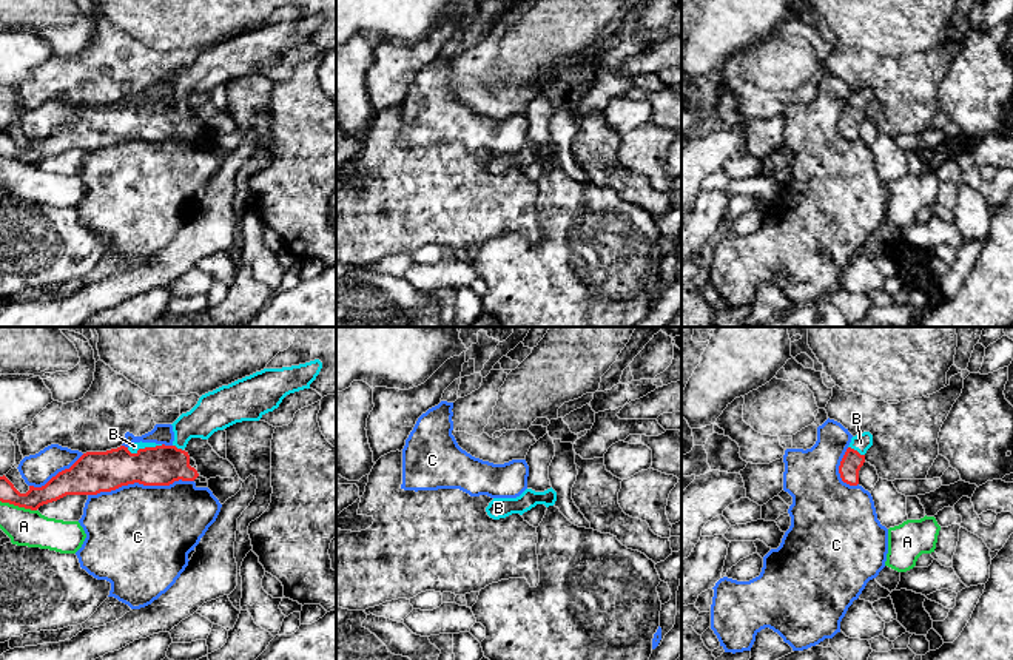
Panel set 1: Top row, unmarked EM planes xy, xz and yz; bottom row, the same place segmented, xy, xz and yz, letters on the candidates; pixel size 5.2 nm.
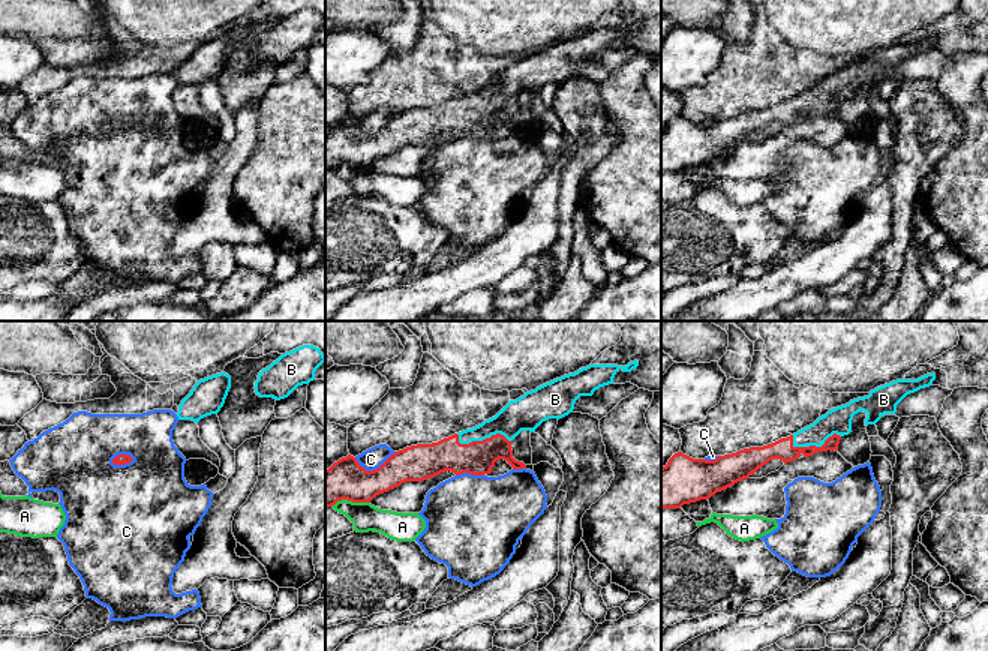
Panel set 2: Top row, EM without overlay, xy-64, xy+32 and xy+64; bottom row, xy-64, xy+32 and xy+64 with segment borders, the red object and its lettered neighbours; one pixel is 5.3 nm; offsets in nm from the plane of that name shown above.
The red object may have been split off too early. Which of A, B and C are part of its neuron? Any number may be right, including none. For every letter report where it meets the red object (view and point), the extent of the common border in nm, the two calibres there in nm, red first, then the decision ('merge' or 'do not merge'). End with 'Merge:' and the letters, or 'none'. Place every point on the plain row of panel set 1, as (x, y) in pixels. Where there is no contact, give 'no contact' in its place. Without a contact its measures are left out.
A: contact xy (19, 161); length 200 nm; calibres 120 and 190 nm; do not merge
B: contact xy (145, 102); length 190 nm; calibres 200 and 50 nm; merge
C: contact xy (141, 138); length 550 nm; calibres 220 and 480 nm; do not merge
Merge: B

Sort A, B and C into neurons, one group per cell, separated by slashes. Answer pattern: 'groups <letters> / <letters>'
groups A / B / C

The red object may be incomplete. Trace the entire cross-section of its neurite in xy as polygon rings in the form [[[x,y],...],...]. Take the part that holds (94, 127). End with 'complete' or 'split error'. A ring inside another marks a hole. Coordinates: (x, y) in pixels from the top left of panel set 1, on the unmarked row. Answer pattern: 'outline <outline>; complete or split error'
outline [[[319,14],[291,22],[264,23],[202,49],[190,66],[171,79],[174,86],[171,100],[140,96],[130,102],[86,106],[45,140],[29,140],[26,148],[20,148],[3,130],[0,156],[37,165],[66,150],[97,150],[134,137],[170,140],[179,134],[194,136],[199,128],[190,120],[190,109],[183,105],[191,93],[208,94],[214,86],[236,77],[259,76],[278,63],[287,49],[310,43],[321,23]]]; split error

